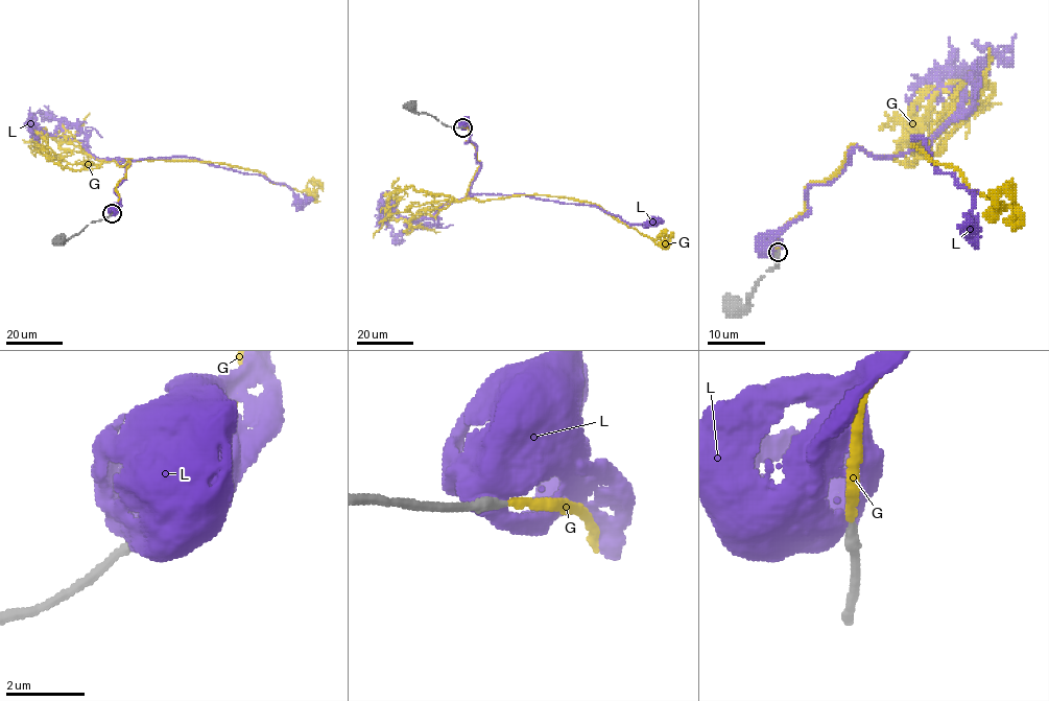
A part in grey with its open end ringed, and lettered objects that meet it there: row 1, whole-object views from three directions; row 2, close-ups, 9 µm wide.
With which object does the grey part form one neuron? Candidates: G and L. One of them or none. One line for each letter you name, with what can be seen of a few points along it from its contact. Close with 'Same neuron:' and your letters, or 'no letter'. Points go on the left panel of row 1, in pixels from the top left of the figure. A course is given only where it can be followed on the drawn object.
G: course (113, 212), (130, 162), (115, 161), (125, 159), (222, 163), (297, 190), (317, 182), (323, 190)
Same neuron: G

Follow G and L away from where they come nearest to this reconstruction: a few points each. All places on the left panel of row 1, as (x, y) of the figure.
G: (113, 212), (130, 162), (115, 161), (125, 159), (222, 163), (297, 190), (317, 182), (323, 190)
L: (111, 213), (130, 162), (119, 162), (150, 158), (195, 158), (312, 199)

